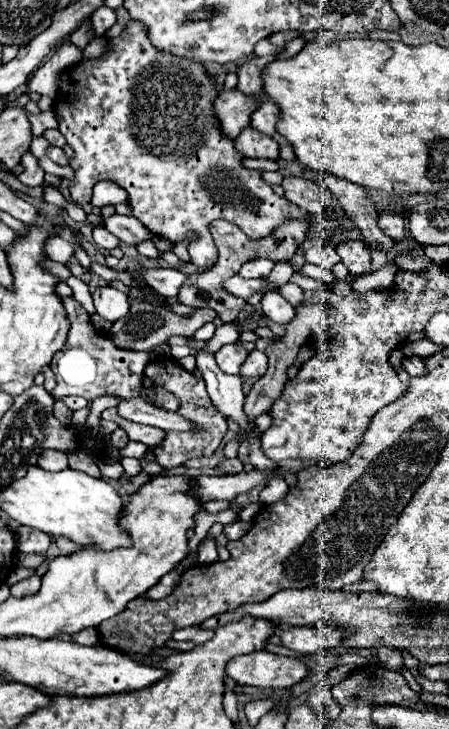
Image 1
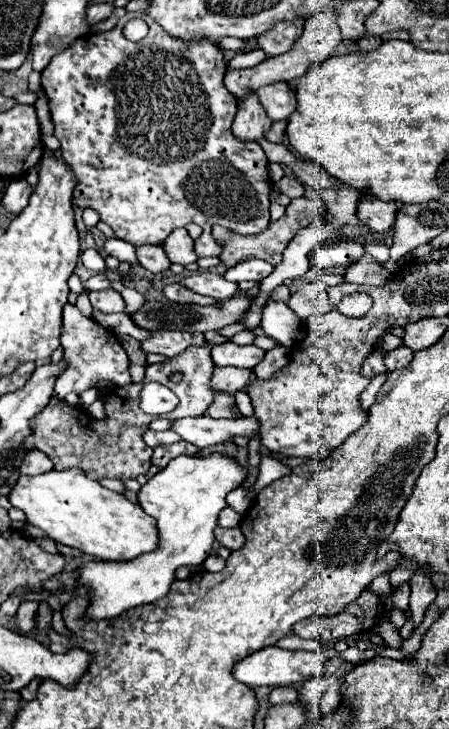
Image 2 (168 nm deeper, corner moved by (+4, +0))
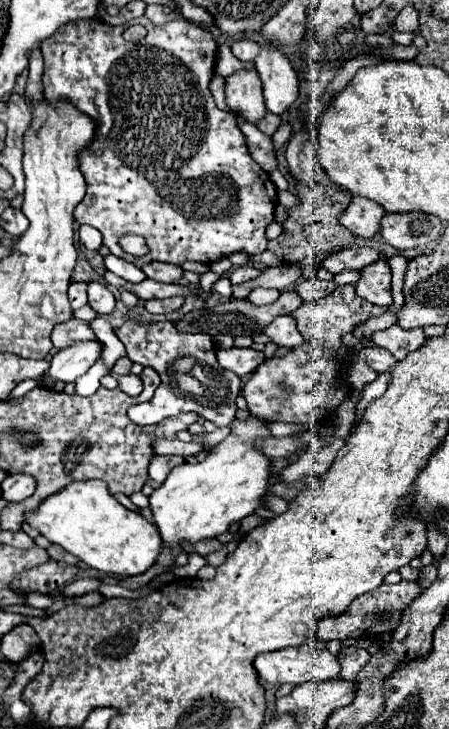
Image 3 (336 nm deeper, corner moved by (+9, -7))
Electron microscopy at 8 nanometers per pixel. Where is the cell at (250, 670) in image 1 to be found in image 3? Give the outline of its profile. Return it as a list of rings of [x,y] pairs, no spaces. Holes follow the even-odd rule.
[[[300,645],[300,647],[290,647],[290,649],[280,649],[280,651],[272,651],[272,653],[262,653],[256,657],[254,667],[260,675],[260,681],[268,681],[268,683],[292,683],[292,685],[300,685],[306,681],[326,681],[326,679],[334,679],[340,673],[340,661],[336,655],[332,655],[328,649],[316,649],[312,645]]]

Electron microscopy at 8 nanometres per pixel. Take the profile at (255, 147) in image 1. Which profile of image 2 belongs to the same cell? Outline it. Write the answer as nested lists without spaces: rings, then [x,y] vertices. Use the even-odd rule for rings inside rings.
[[[251,94],[239,104],[237,116],[233,120],[233,136],[241,142],[259,142],[269,132],[269,126],[271,120],[267,120],[257,96]]]

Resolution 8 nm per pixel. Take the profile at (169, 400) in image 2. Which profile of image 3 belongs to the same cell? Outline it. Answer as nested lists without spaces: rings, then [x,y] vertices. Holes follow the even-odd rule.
[[[128,319],[120,329],[116,329],[116,335],[134,363],[154,367],[162,379],[150,401],[130,407],[128,415],[134,423],[154,425],[166,417],[192,411],[202,419],[212,421],[216,427],[230,427],[236,415],[236,397],[240,395],[242,379],[216,365],[216,345],[210,335],[182,333],[172,323],[150,323],[150,327],[138,327],[138,321],[134,319]],[[180,363],[184,365],[182,371]],[[186,393],[193,394],[196,399]]]

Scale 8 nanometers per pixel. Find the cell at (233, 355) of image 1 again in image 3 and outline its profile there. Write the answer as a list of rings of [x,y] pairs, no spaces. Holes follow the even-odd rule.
[[[238,347],[220,349],[218,363],[224,369],[236,373],[238,377],[246,377],[246,375],[254,373],[260,363],[264,363],[264,353],[256,351],[256,349],[238,349]]]

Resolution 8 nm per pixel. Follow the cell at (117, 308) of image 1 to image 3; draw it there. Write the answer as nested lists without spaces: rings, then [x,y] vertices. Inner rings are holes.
[[[92,281],[88,283],[88,305],[100,315],[108,315],[114,309],[114,295],[104,285]]]

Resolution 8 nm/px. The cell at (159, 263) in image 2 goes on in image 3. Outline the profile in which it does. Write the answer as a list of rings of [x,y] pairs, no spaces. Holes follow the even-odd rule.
[[[148,263],[146,267],[142,267],[142,271],[146,273],[146,277],[160,283],[176,283],[184,273],[182,267],[170,263]]]

